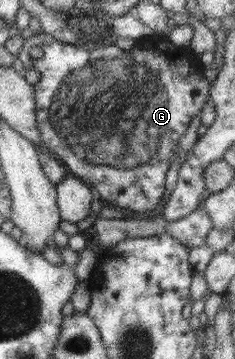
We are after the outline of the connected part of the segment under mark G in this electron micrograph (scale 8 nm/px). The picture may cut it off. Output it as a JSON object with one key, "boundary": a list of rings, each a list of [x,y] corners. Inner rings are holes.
{"boundary":[[[41,31],[39,34],[36,33],[27,40],[24,40],[24,45],[22,45],[22,49],[18,52],[17,57],[24,69],[38,70],[38,74],[40,74],[40,77],[36,83],[32,85],[32,88],[35,98],[36,124],[38,125],[43,145],[57,157],[57,160],[62,163],[65,168],[68,168],[71,175],[81,178],[87,183],[92,188],[95,196],[104,204],[128,208],[139,213],[153,210],[163,197],[164,177],[171,171],[173,166],[169,162],[172,150],[176,148],[179,136],[182,136],[182,134],[186,132],[190,118],[198,115],[201,111],[204,99],[211,85],[206,79],[202,78],[203,68],[200,66],[200,63],[198,63],[197,55],[189,54],[188,47],[174,46],[174,44],[171,44],[167,39],[158,38],[153,34],[148,38],[143,37],[142,39],[136,40],[130,50],[120,50],[116,45],[110,45],[108,47],[88,51],[82,48],[76,48],[76,46],[71,46],[70,44],[61,43],[52,36],[49,36],[49,34]],[[34,47],[38,47],[43,51],[43,57],[38,60],[31,59],[28,53],[30,49]]]}

